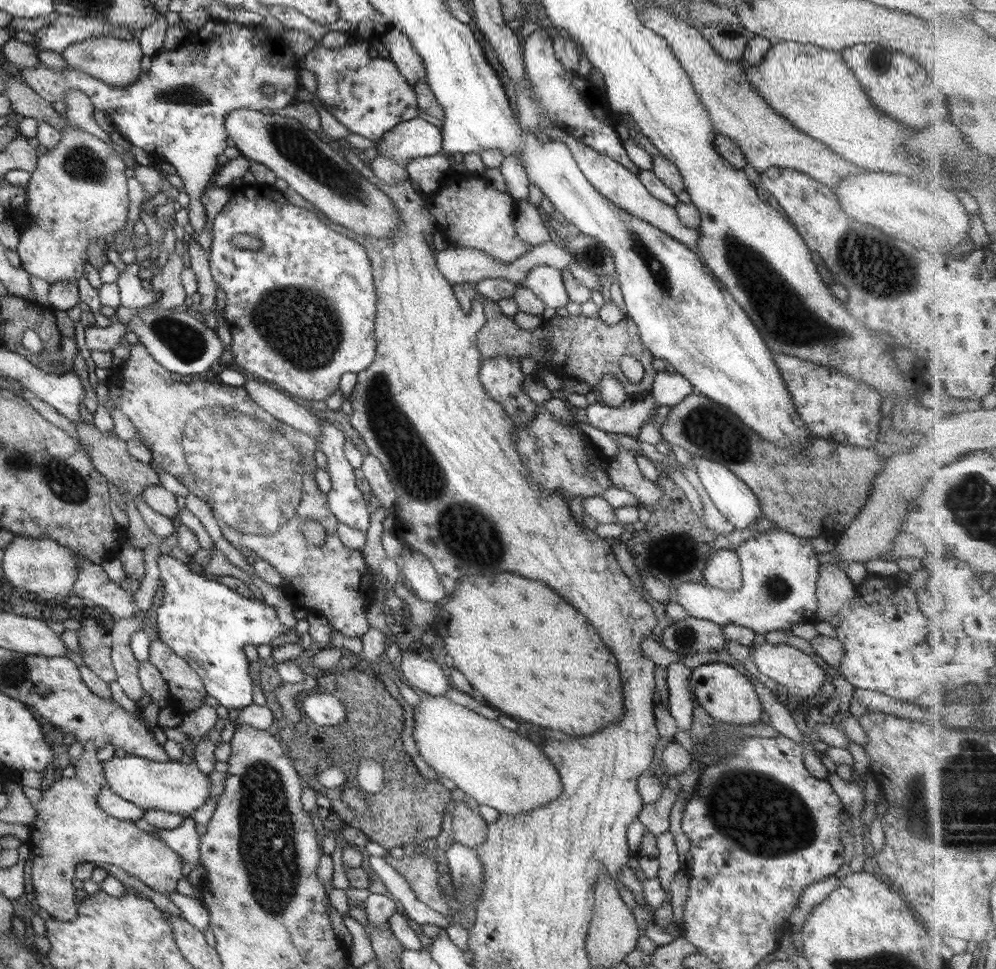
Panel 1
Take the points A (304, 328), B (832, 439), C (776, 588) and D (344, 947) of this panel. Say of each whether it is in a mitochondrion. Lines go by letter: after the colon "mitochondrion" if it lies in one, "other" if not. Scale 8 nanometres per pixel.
A: mitochondrion
B: other
C: mitochondrion
D: other

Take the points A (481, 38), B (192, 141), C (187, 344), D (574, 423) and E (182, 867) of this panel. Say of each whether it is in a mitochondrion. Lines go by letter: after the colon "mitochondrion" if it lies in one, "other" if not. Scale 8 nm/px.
A: other
B: other
C: mitochondrion
D: other
E: other

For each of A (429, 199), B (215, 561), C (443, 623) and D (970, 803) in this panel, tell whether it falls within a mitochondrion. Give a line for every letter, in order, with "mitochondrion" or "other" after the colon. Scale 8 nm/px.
A: other
B: other
C: other
D: mitochondrion

